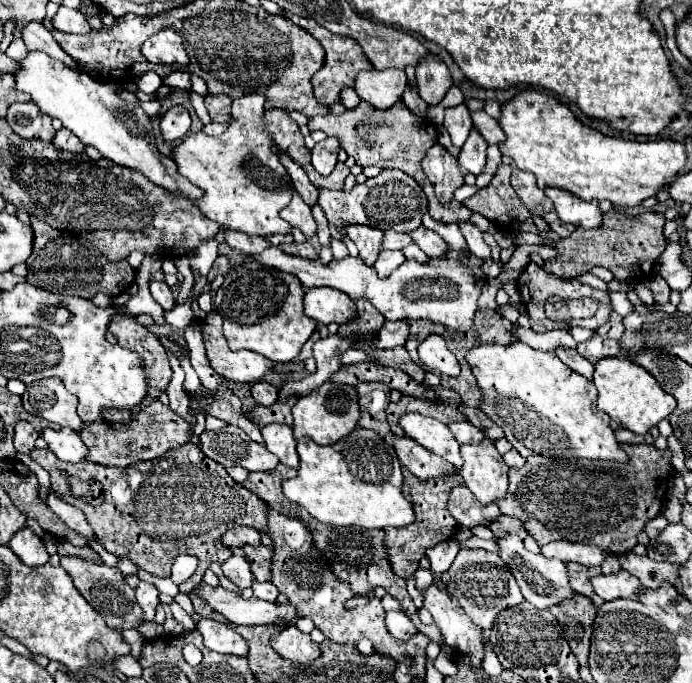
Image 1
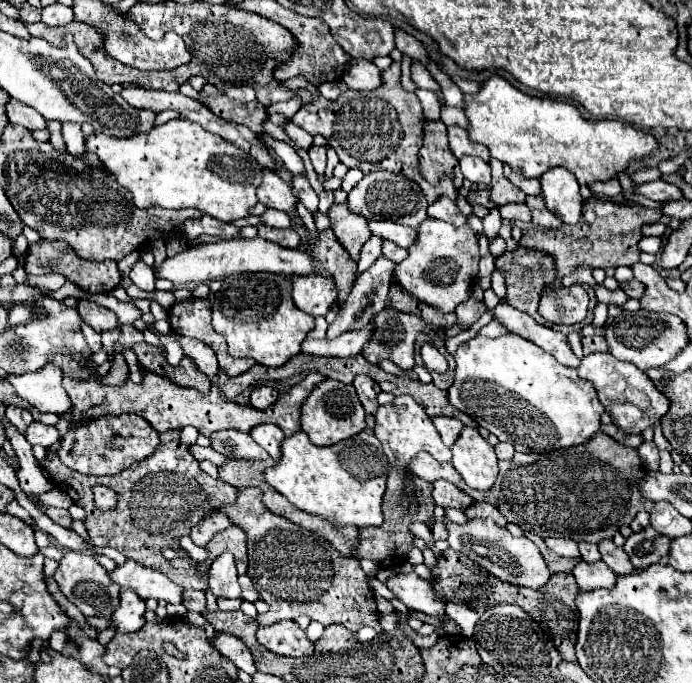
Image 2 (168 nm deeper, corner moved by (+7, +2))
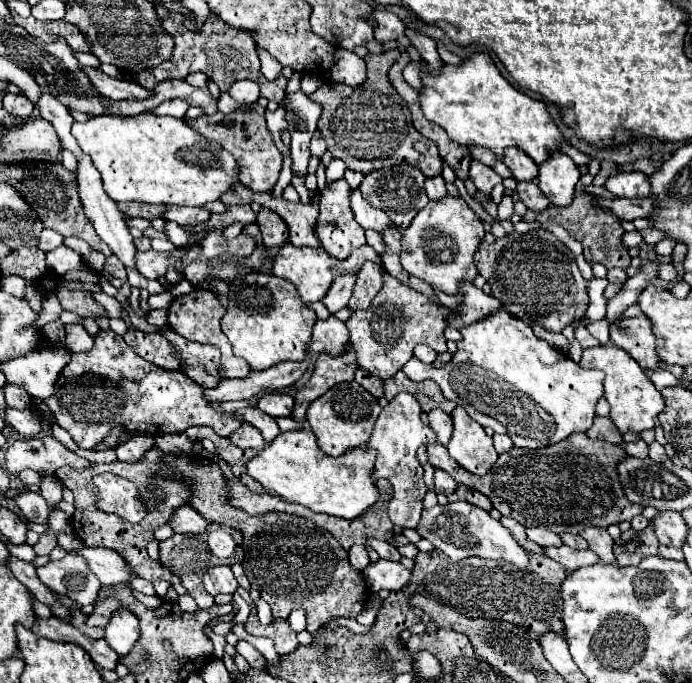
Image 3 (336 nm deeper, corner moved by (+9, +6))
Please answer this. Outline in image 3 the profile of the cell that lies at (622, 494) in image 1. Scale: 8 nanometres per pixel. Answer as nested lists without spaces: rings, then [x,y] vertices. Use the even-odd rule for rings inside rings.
[[[572,434],[566,440],[540,450],[512,448],[510,452],[500,454],[488,474],[474,476],[450,458],[446,446],[428,446],[428,462],[432,468],[440,468],[458,484],[482,492],[502,516],[514,518],[524,528],[540,526],[556,534],[580,534],[590,526],[608,528],[610,524],[620,524],[622,520],[632,520],[642,514],[644,506],[626,498],[618,478],[616,468],[624,458],[628,458],[628,454],[622,446],[592,440],[586,434]]]

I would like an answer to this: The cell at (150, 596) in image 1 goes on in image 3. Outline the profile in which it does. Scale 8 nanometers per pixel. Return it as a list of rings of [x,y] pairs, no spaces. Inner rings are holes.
[[[120,606],[112,614],[110,622],[106,624],[106,636],[104,636],[104,640],[118,654],[128,654],[130,648],[134,646],[134,642],[138,640],[138,636],[140,636],[140,630],[138,630],[138,618],[136,618],[136,614],[132,614],[130,610],[126,610],[126,606]]]

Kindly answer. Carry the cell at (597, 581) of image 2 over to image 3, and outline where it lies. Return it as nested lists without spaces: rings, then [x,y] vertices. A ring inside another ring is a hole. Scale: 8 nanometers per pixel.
[[[560,546],[560,548],[544,548],[544,554],[556,562],[560,562],[566,570],[574,572],[582,566],[590,566],[596,564],[598,558],[592,550],[572,550],[568,546]]]

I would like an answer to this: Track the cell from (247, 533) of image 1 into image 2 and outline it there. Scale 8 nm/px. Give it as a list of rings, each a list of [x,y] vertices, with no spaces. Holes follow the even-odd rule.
[[[210,512],[208,516],[204,516],[192,530],[190,530],[190,538],[194,540],[196,546],[206,546],[214,534],[218,534],[220,530],[226,530],[228,526],[232,526],[230,518],[226,518],[220,512]]]

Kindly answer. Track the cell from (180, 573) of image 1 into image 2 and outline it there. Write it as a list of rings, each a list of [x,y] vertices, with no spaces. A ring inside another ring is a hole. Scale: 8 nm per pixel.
[[[126,558],[124,564],[118,564],[112,572],[108,572],[108,576],[120,588],[132,588],[136,594],[140,594],[142,600],[156,598],[168,604],[182,602],[184,590],[178,584],[170,582],[170,578],[162,576],[160,572],[134,562],[132,558]]]

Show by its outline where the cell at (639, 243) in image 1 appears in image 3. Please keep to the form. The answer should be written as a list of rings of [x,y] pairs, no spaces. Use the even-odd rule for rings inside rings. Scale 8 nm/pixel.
[[[578,190],[572,204],[566,208],[556,208],[556,206],[548,206],[548,210],[536,214],[536,212],[526,212],[526,216],[522,216],[524,222],[540,222],[540,224],[552,224],[558,222],[562,228],[566,228],[570,232],[570,236],[574,240],[578,240],[584,246],[584,258],[588,260],[588,264],[604,264],[608,270],[610,268],[622,268],[626,270],[630,266],[630,254],[628,248],[622,242],[624,236],[624,228],[622,228],[622,220],[600,208],[596,202],[596,196],[588,194],[586,190]]]

